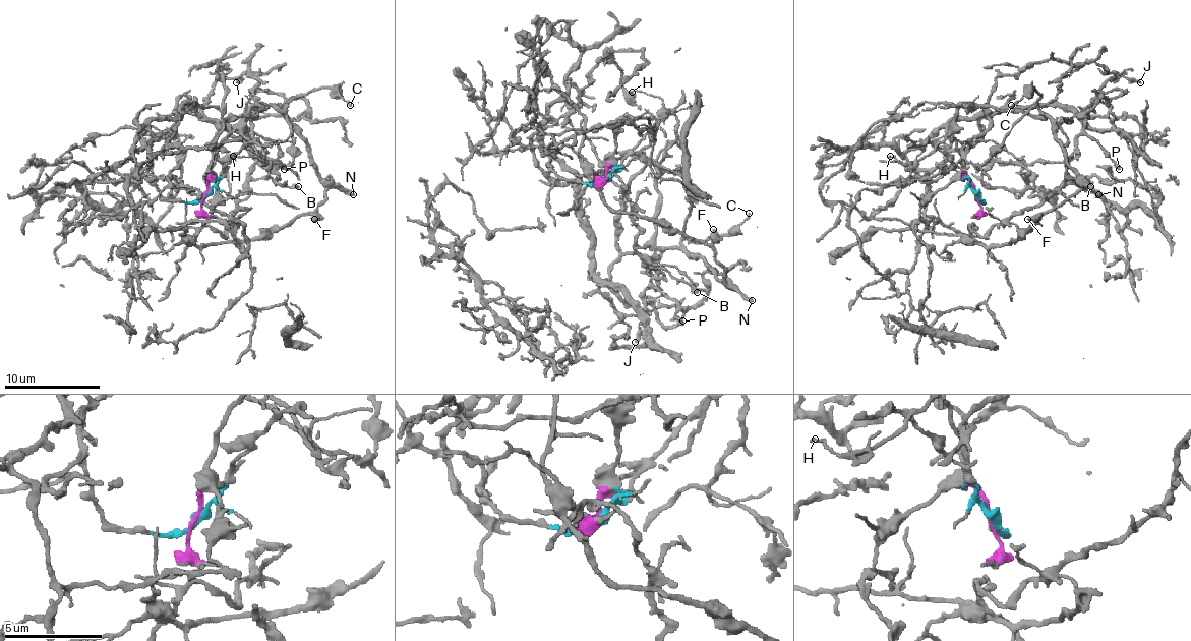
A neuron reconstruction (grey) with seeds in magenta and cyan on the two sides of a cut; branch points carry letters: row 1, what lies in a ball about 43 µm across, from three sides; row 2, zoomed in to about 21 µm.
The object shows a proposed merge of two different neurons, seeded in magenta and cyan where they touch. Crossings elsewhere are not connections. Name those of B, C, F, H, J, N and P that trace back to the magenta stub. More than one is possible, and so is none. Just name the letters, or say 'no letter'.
C, F, H, N

